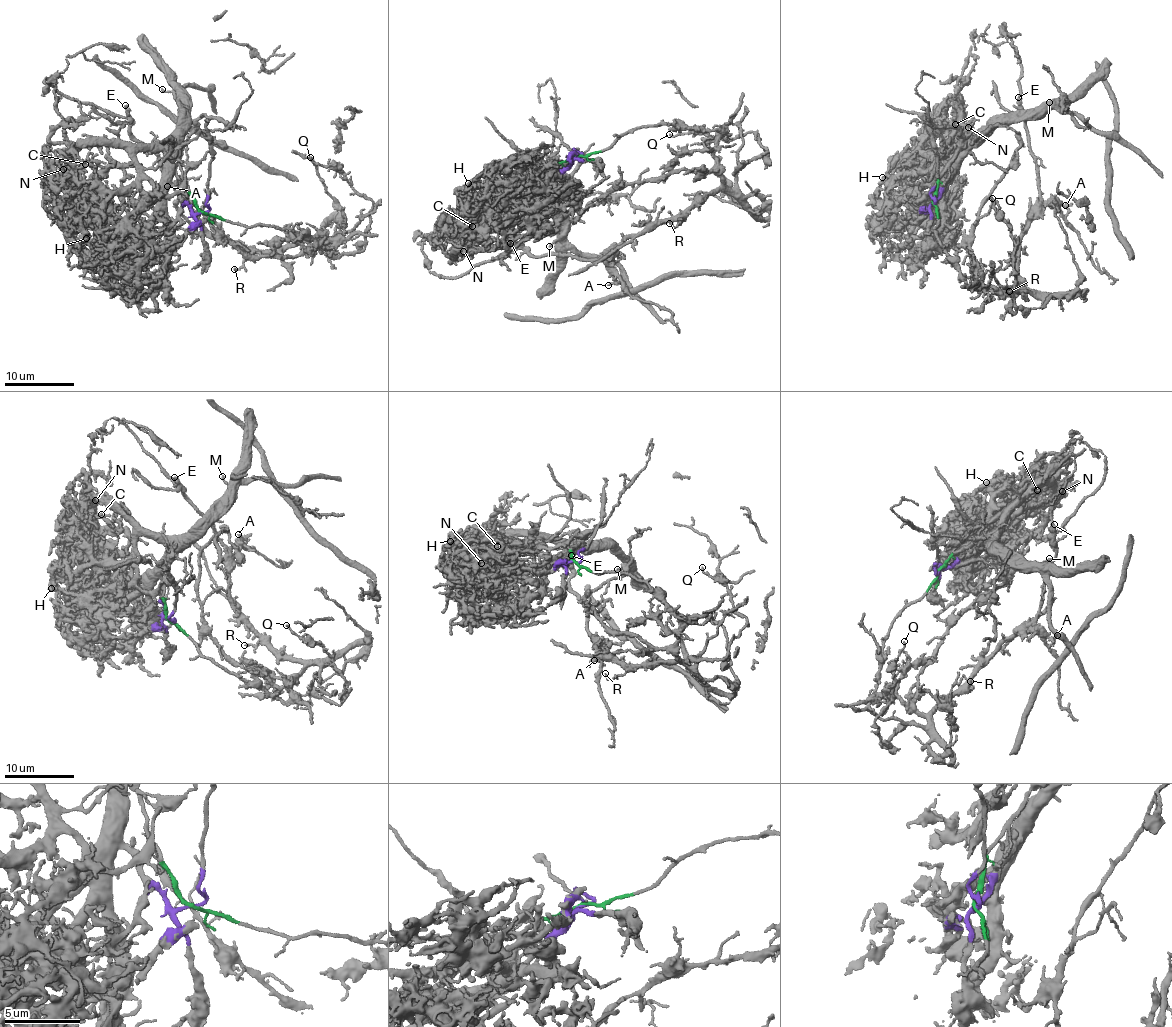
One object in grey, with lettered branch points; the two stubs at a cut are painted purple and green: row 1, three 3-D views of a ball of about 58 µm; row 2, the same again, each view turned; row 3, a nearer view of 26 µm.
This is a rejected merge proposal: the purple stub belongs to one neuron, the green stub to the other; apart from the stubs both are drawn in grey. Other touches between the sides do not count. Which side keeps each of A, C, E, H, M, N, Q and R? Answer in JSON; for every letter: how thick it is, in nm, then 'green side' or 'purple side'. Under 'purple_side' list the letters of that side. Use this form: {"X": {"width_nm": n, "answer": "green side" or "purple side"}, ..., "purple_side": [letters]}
{"A": {"width_nm": 110, "answer": "green side"}, "C": {"width_nm": 240, "answer": "purple side"}, "E": {"width_nm": 160, "answer": "green side"}, "H": {"width_nm": 140, "answer": "purple side"}, "M": {"width_nm": 130, "answer": "purple side"}, "N": {"width_nm": 110, "answer": "purple side"}, "Q": {"width_nm": 110, "answer": "green side"}, "R": {"width_nm": 130, "answer": "green side"}, "purple_side": ["C", "H", "M", "N"]}

